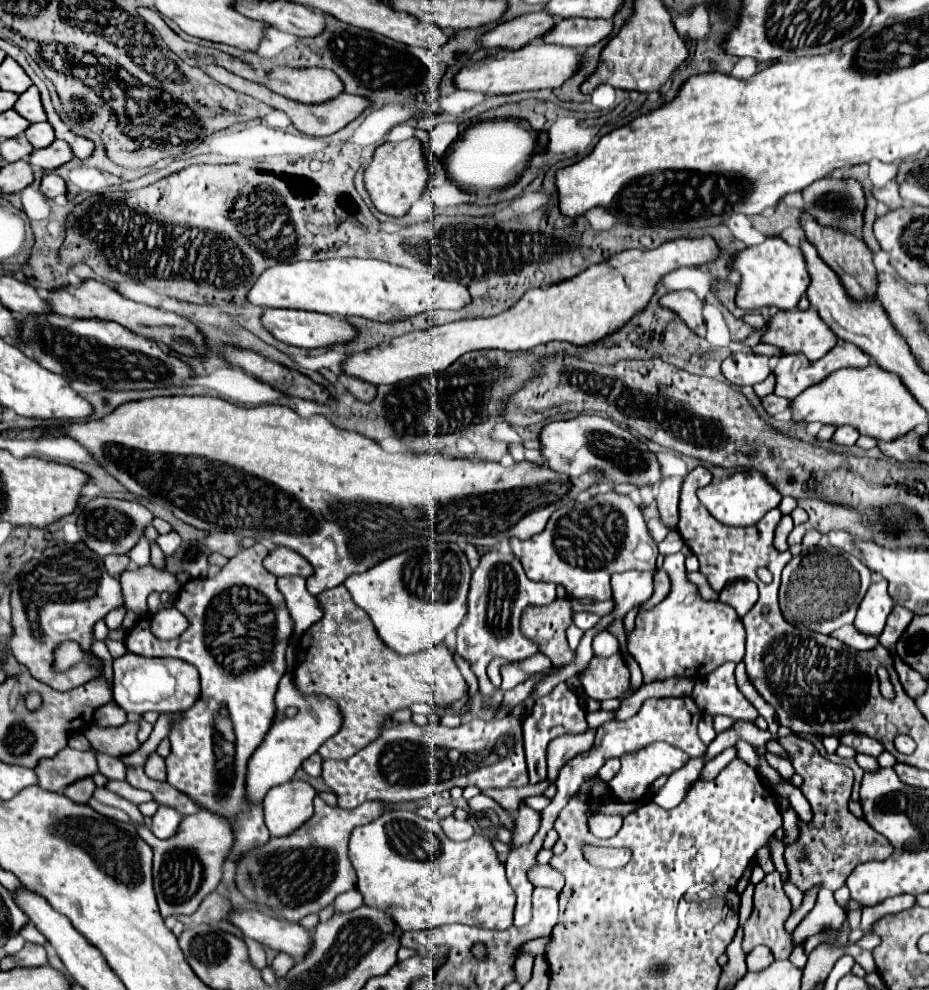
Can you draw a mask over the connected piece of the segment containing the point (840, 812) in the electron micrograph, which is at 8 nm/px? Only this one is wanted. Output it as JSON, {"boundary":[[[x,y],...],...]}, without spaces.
{"boundary":[[[798,735],[780,737],[778,743],[788,753],[788,761],[792,763],[794,771],[804,777],[804,797],[808,799],[814,815],[810,823],[798,819],[798,839],[784,849],[790,881],[804,893],[808,893],[812,887],[838,891],[856,865],[888,859],[894,853],[892,845],[888,845],[888,839],[876,833],[866,821],[856,819],[848,809],[854,783],[852,769],[824,759],[810,741],[800,739]]]}

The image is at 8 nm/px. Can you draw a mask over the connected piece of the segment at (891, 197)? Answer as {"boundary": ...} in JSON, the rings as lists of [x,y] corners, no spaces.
{"boundary":[[[890,181],[890,183],[886,185],[886,189],[882,189],[882,191],[874,191],[874,195],[876,195],[878,201],[886,203],[890,209],[898,209],[898,207],[904,205],[904,201],[902,201],[900,195],[898,195],[898,189],[896,189],[896,183],[894,183],[894,181]]]}

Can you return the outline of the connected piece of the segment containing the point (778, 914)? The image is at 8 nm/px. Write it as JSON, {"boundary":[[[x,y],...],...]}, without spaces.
{"boundary":[[[774,871],[770,875],[766,875],[754,889],[754,909],[748,917],[748,921],[744,923],[744,951],[750,953],[756,945],[766,945],[772,949],[776,959],[788,959],[790,949],[792,949],[792,941],[784,931],[784,921],[790,915],[790,899],[786,897],[784,889],[782,889],[782,879],[780,873]]]}

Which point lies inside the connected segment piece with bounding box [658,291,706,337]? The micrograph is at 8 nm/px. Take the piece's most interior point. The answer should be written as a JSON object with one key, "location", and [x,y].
{"location":[685,304]}

